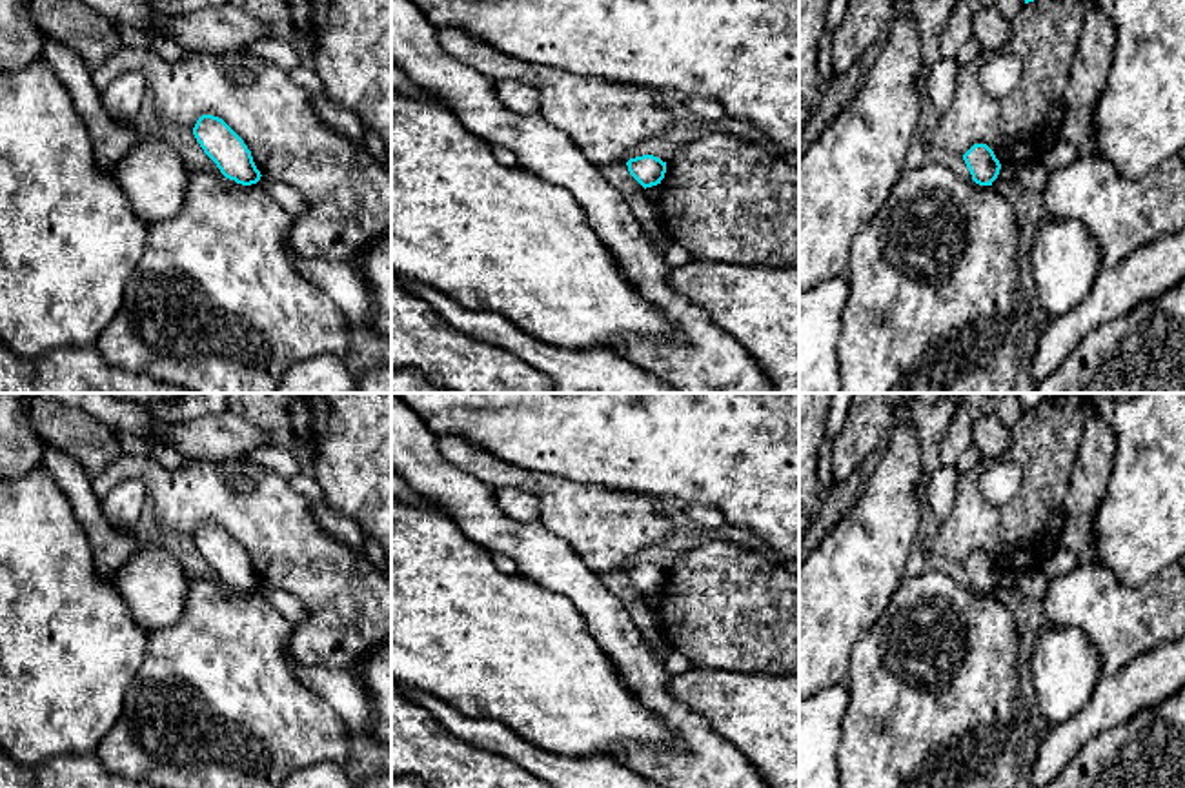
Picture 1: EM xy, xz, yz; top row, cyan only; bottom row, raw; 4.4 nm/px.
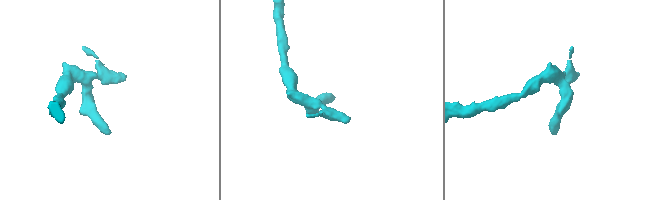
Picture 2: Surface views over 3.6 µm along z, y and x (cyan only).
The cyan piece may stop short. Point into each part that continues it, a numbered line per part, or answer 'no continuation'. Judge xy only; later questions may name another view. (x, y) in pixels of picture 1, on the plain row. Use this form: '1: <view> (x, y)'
no continuation

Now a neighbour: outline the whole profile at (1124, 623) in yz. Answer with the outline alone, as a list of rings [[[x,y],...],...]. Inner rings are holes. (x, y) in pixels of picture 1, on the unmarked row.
[[[1081,562],[1048,582],[1043,611],[1047,626],[1072,626],[1083,631],[1099,652],[1101,672],[1114,675],[1138,657],[1185,637],[1185,568],[1176,562],[1143,586],[1129,588],[1105,566]]]

